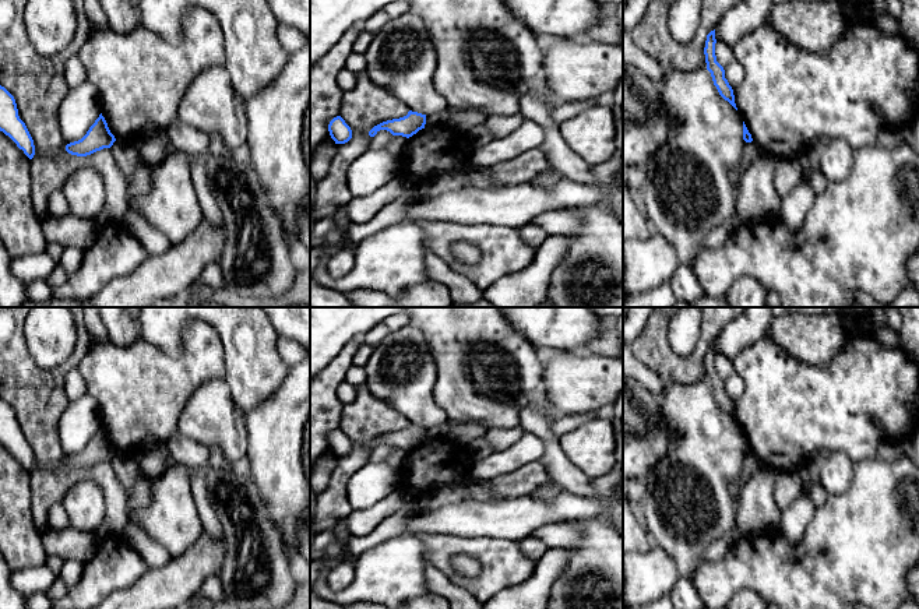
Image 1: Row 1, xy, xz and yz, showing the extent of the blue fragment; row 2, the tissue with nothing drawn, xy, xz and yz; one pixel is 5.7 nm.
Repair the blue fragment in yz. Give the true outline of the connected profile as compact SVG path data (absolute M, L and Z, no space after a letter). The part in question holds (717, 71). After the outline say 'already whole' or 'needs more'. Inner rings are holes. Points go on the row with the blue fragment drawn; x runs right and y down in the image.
M714 29L707 35L705 47L704 47L707 70L711 73L714 85L716 87L719 95L737 110L735 103L733 89L729 85L728 80L725 78L723 67L716 61L715 43L716 39Z; already whole

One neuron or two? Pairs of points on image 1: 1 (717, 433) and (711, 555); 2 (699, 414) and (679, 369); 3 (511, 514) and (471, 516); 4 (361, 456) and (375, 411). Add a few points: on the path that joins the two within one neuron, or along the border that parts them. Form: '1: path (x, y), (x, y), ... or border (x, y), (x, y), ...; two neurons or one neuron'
1: border (736, 524), (708, 546), (700, 562); two neurons
2: border (706, 379), (666, 384); two neurons
3: path (502, 516), (481, 516); one neuron
4: path (361, 444), (361, 425), (363, 422); one neuron

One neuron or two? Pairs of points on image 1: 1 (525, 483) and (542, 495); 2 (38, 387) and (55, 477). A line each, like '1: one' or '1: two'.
1: two
2: one

